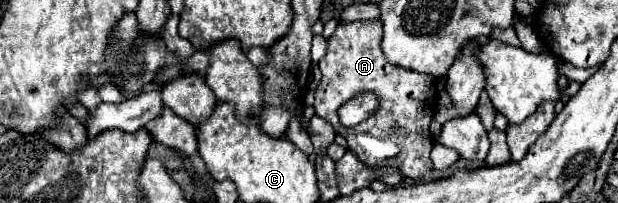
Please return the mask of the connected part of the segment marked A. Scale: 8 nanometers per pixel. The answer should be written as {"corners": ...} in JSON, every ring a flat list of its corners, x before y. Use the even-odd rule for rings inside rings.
{"corners":[[380,20,340,22,336,32,328,38,326,56,320,60,322,80,316,88,314,108,320,118,332,122,334,130,346,138,350,150,354,150,364,164,398,168,406,178,418,180,432,170,430,150,434,146,434,138,430,134,430,120,436,110,436,78,388,62,380,42],[366,92,372,92,378,98,376,112,354,128,342,126,338,108,350,102,354,94]]}

